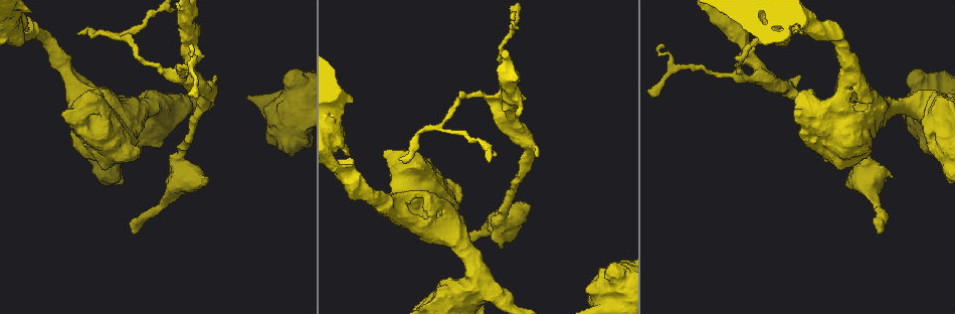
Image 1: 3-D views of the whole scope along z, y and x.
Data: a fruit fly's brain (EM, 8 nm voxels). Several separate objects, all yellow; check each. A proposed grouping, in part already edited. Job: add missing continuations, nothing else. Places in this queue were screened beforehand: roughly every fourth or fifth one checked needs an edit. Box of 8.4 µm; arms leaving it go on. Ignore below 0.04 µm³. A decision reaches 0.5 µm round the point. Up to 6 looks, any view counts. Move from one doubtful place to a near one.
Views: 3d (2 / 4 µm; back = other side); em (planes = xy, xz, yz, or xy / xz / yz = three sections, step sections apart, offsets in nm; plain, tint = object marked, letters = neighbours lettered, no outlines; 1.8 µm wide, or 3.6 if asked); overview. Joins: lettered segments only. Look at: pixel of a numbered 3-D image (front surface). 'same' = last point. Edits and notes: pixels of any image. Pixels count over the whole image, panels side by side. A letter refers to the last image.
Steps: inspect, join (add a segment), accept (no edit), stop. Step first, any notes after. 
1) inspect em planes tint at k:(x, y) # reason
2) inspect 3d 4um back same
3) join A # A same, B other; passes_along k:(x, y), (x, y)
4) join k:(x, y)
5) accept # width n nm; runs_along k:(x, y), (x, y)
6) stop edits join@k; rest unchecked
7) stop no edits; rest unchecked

inspect em xz step 16 letters at 1:(877, 231) # an open end

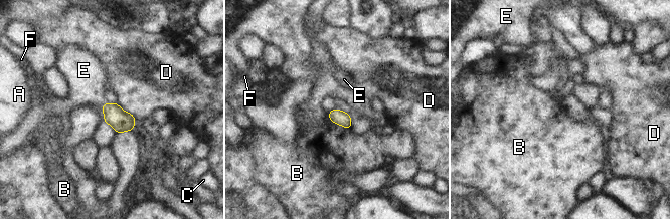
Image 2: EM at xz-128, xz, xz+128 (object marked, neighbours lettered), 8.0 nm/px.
inspect em xy step 4 letters same # cut it another way

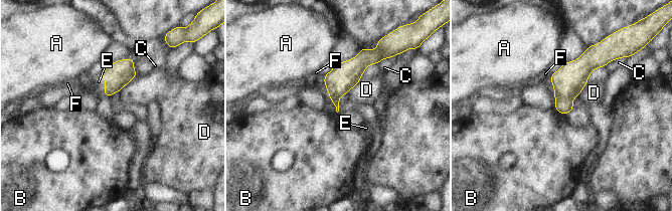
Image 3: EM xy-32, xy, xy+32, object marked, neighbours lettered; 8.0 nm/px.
join E # A other, B other, C other, D other, E same, F other; passes_along 3:(117, 75), (106, 83), (99, 81); the cell continues

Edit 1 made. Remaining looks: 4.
inspect overview # redraw

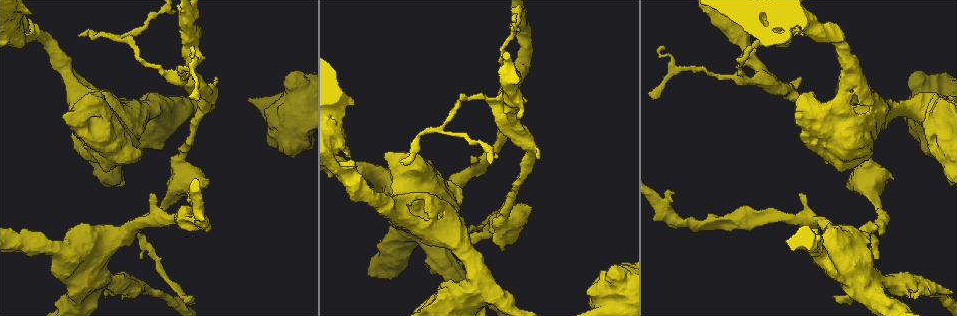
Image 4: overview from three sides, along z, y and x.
inspect 3d 4um at 4:(800, 34) # branch stops here

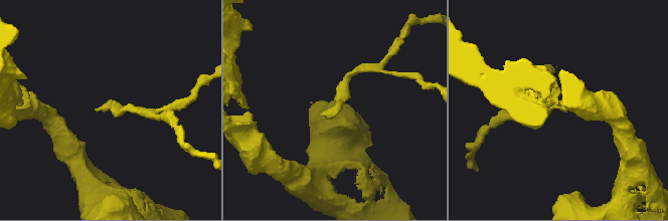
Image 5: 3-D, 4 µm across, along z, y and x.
inspect em xz step 8 tint at 5:(566, 111) # shape alone is not enough

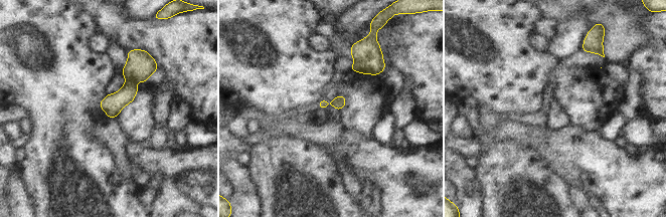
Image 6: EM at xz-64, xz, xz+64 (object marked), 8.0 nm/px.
inspect em planes letters same

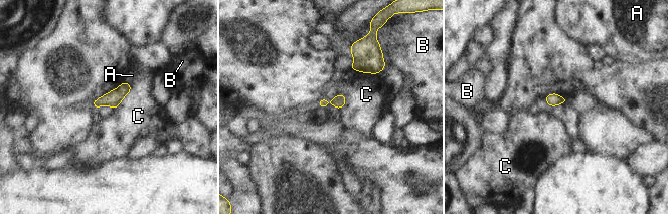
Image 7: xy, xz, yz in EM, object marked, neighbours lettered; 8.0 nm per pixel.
accept # A other, B other, C other; border 7:(350, 69), (376, 74); no lettered segment goes on from it

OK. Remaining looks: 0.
stop edits join@3; rest unchecked

